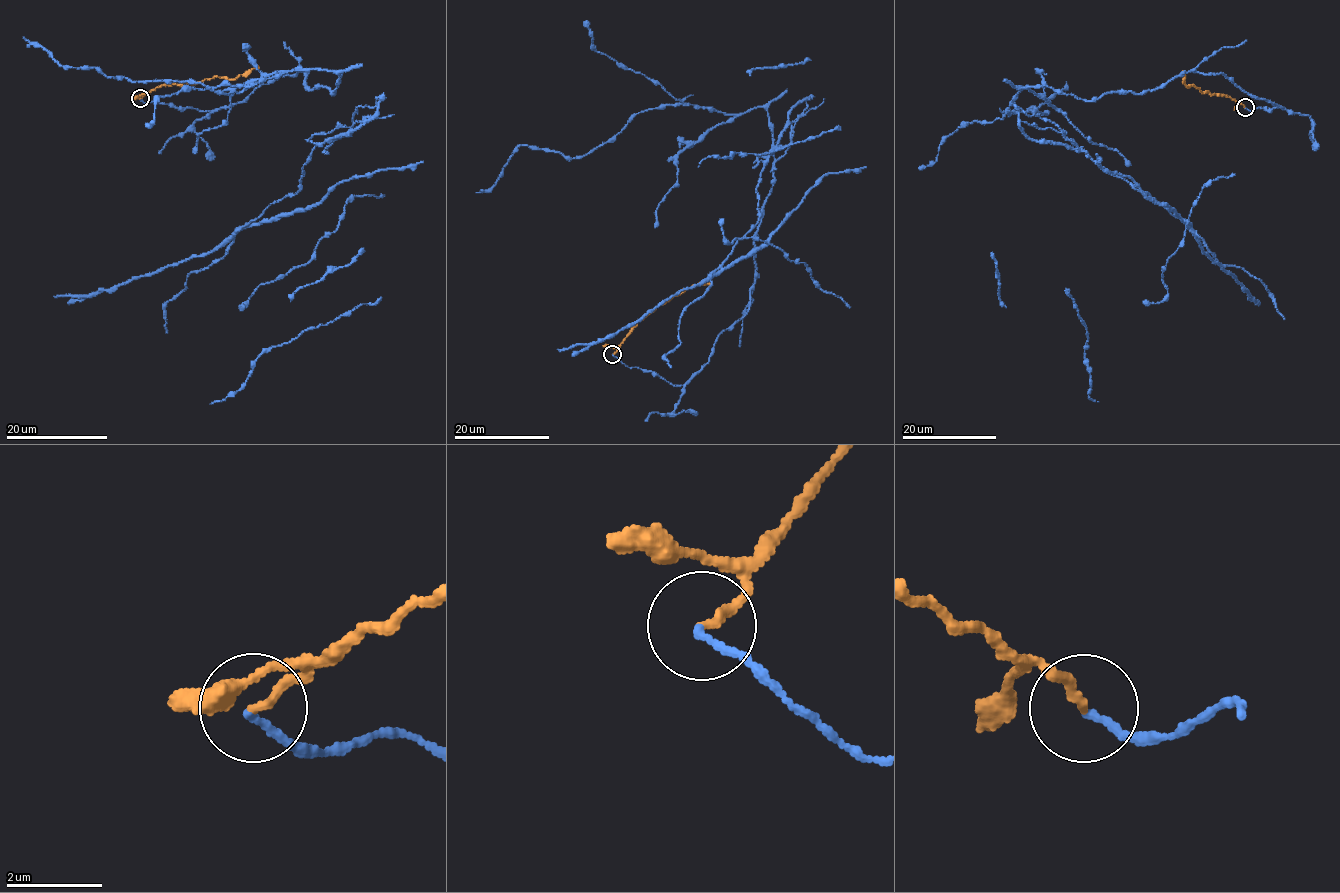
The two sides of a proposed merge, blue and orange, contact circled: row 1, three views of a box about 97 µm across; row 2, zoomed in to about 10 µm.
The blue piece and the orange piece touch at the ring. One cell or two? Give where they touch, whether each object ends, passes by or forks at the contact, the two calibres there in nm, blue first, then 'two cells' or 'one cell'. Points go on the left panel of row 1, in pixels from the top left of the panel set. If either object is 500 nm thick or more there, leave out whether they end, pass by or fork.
(140, 98) | blue ends | orange ends | 150/170 nm | two cells

